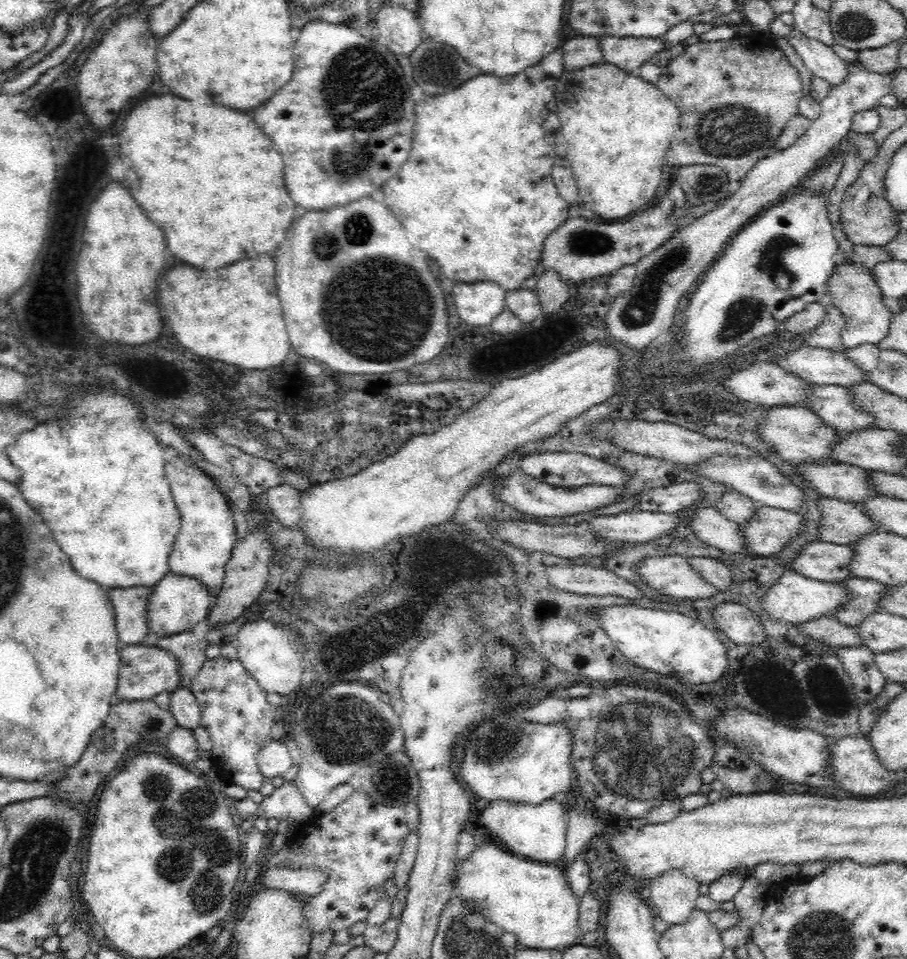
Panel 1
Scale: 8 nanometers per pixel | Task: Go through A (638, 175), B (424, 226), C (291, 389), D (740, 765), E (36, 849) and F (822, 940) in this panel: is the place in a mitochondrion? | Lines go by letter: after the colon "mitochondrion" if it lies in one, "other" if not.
A: other
B: other
C: other
D: other
E: mitochondrion
F: mitochondrion

